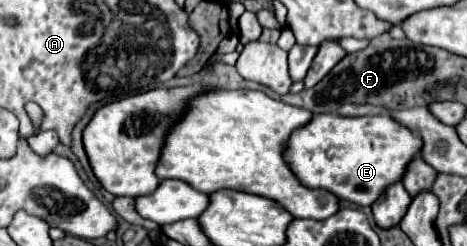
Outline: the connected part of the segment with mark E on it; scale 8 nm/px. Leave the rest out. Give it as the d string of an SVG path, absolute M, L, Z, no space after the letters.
M318 114L290 134L284 158L304 186L330 190L334 196L358 206L372 206L384 188L402 180L406 164L420 154L420 148L422 140L390 116L346 118Z

